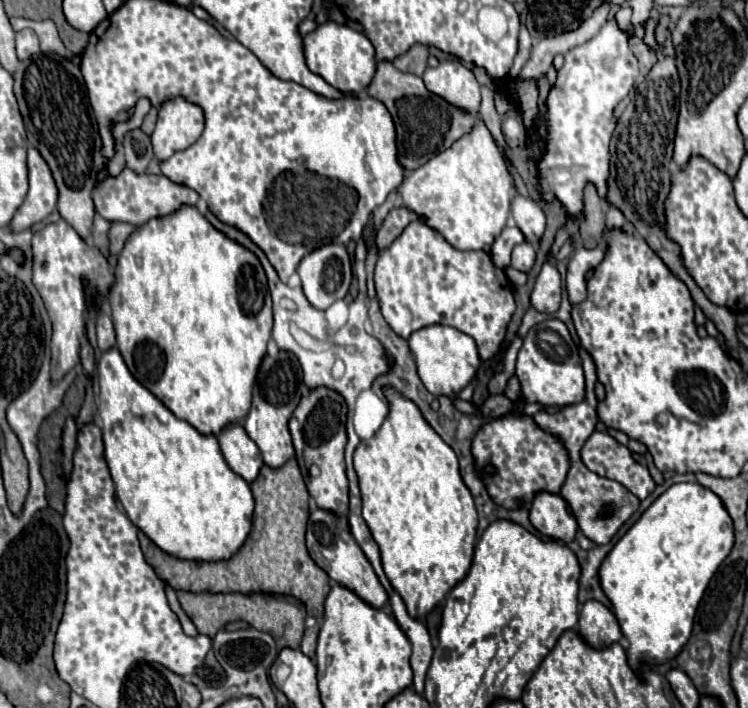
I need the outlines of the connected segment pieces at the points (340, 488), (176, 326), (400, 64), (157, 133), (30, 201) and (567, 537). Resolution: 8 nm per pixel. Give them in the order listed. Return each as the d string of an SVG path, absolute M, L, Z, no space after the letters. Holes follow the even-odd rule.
M318 387L310 393L308 399L302 399L300 405L296 407L292 419L290 419L290 433L292 433L292 439L294 439L294 449L296 449L296 459L300 463L300 469L302 469L302 475L304 475L304 481L306 481L306 487L308 487L308 493L310 497L314 499L314 503L320 507L320 509L326 509L334 515L338 515L340 519L344 519L348 515L348 479L346 479L346 473L344 473L344 445L346 445L346 403L344 399L336 393L336 391L330 391L326 387ZM312 467L318 467L318 475L314 477L310 473Z
M182 205L170 215L154 217L144 225L136 227L134 233L126 239L118 265L114 269L114 285L110 289L108 301L112 307L112 321L116 329L116 347L120 349L130 373L148 391L152 391L176 417L188 421L204 435L218 435L222 427L226 427L228 423L238 423L244 417L244 413L248 413L248 401L252 401L252 377L256 377L256 365L260 365L260 357L264 357L266 353L266 343L272 331L272 301L266 283L266 273L252 251L220 233L196 207Z
M412 45L404 55L394 59L394 65L400 71L406 71L412 75L422 75L428 65L426 59L428 59L428 49L424 45Z
M174 97L158 107L158 121L152 133L154 153L160 161L168 159L172 153L190 147L204 131L204 111L186 101L184 97Z
M28 149L28 195L24 203L18 207L10 221L10 231L30 229L32 223L42 221L56 207L56 183L52 181L52 173L46 161L36 153L36 149Z
M538 493L534 497L530 505L530 521L542 535L562 543L574 541L578 531L568 503L554 493Z

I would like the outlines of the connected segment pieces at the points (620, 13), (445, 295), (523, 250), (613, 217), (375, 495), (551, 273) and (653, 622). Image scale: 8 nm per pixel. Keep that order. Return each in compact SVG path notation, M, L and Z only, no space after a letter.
M620 7L616 11L614 19L616 19L616 25L618 25L620 31L628 31L628 27L630 27L630 15L632 15L632 11L628 7Z
M424 221L408 223L402 235L396 237L394 243L380 253L374 269L374 285L380 311L400 337L408 339L412 331L436 323L450 325L476 341L482 361L488 361L498 353L500 343L506 337L506 327L516 311L512 283L508 281L504 269L498 269L486 251L458 251Z
M520 243L512 249L512 267L518 271L528 273L534 265L534 259L536 259L536 251L530 243Z
M610 207L606 215L607 228L617 228L625 223L625 218L621 211L615 207Z
M384 387L384 399L390 409L388 417L374 437L358 443L354 451L354 469L360 481L362 517L380 547L384 573L388 575L392 587L402 595L408 613L418 619L434 609L444 595L466 577L472 565L478 515L474 499L460 477L458 457L452 447L446 445L430 427L416 403L404 397L400 391Z
M544 263L530 295L532 307L542 313L556 313L560 307L560 293L562 293L562 279L558 269L550 263Z
M676 483L666 489L614 545L598 569L600 587L614 607L622 635L628 639L628 663L634 673L644 665L662 665L678 657L692 633L696 607L720 561L732 551L732 519L720 497L698 483Z

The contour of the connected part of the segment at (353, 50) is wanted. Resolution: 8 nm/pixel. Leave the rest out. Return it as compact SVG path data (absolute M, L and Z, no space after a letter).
M328 21L304 37L304 49L310 71L322 75L342 93L354 93L358 97L366 95L368 85L376 73L376 51L364 33L354 31L348 25Z

